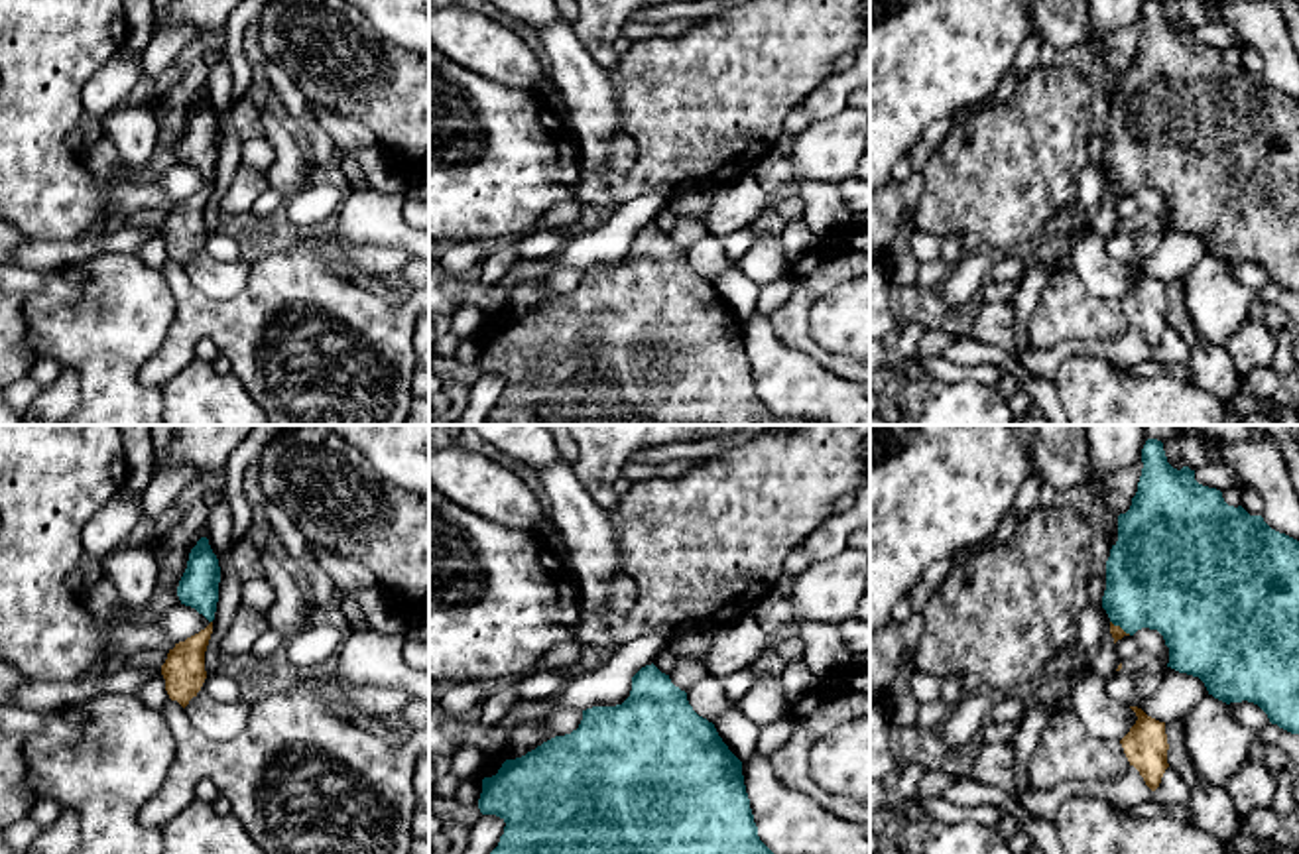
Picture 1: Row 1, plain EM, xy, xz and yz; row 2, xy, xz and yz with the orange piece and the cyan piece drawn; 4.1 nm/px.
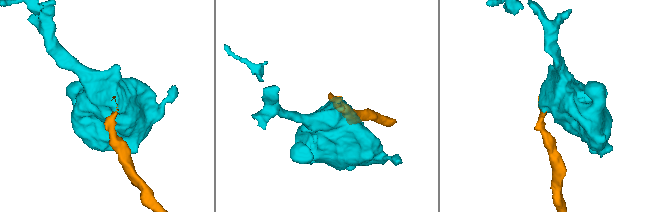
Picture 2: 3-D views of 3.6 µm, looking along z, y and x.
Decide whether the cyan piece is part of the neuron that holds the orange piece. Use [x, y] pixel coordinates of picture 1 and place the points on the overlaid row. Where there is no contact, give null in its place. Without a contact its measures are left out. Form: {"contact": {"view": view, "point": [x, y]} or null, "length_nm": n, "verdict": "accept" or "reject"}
{"contact": {"view": "yz", "point": [1118, 626]}, "length_nm": 110, "verdict": "accept"}

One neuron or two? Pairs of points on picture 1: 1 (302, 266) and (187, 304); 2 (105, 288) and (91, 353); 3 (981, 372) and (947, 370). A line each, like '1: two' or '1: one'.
1: one
2: one
3: one

